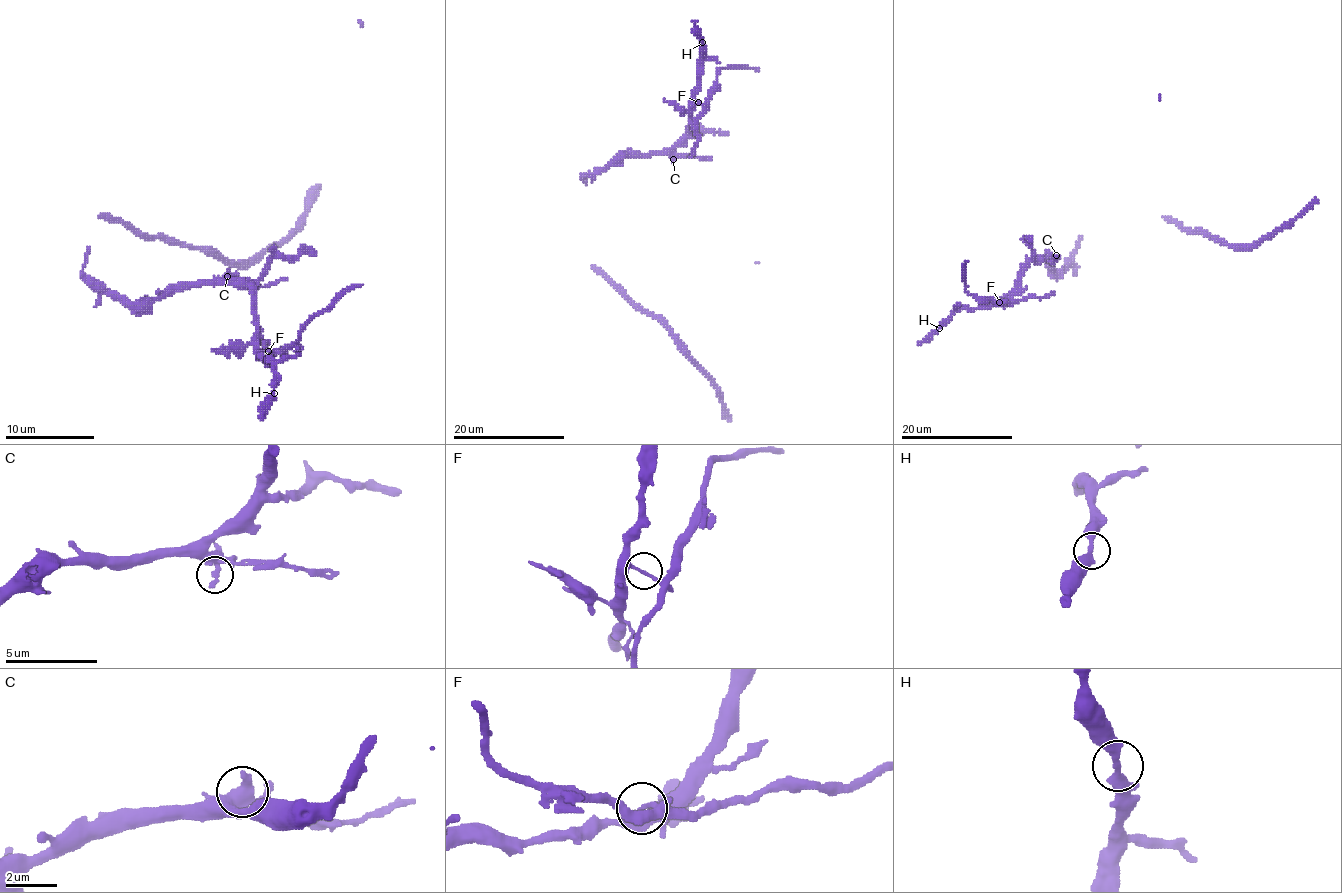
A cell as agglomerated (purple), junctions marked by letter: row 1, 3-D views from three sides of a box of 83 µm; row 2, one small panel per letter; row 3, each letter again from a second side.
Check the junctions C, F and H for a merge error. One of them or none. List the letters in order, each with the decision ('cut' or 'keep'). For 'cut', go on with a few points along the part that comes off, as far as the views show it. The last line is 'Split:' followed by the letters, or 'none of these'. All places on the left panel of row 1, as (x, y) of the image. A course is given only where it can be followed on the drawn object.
C: keep
F: cut; foreign part runs (267, 351), (280, 351), (296, 342), (316, 316), (363, 284)
H: keep
Split: F

